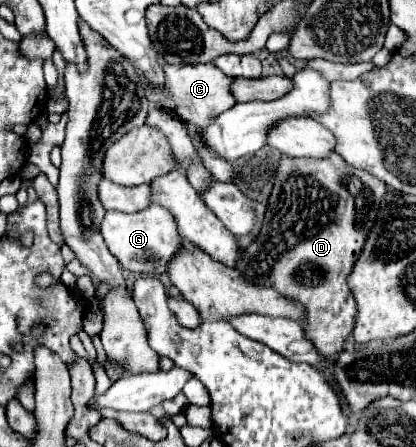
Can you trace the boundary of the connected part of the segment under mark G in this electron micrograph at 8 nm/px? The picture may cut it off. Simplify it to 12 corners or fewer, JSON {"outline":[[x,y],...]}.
{"outline":[[108,210],[102,236],[122,268],[162,276],[182,250],[174,216]]}

